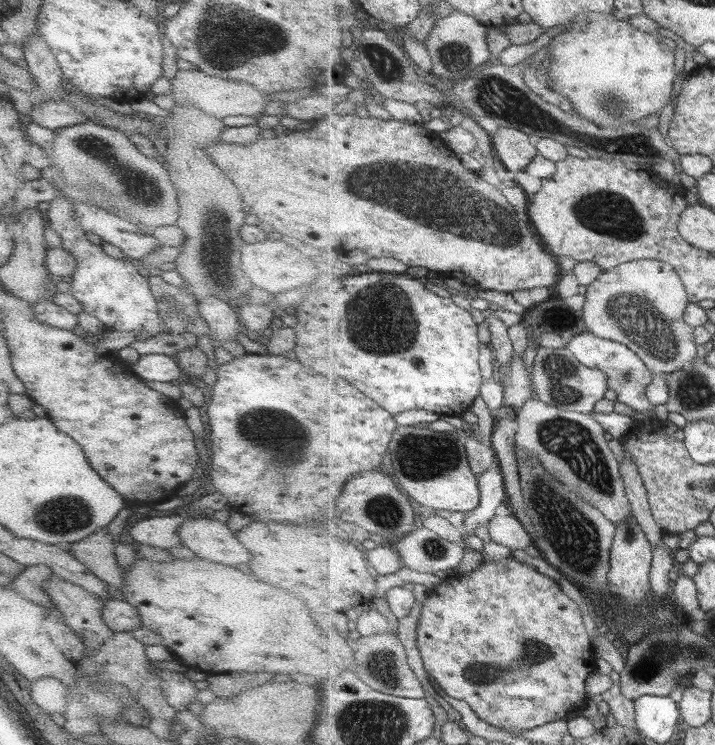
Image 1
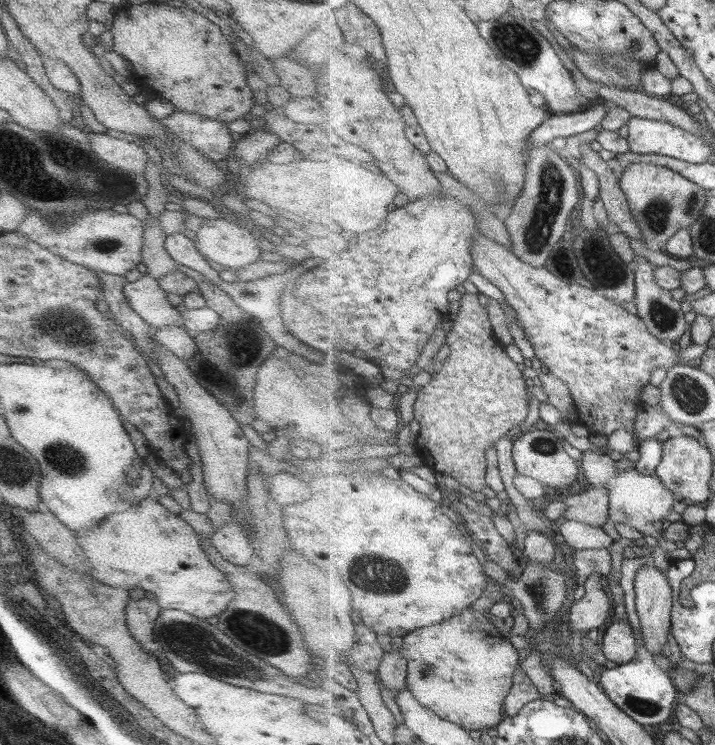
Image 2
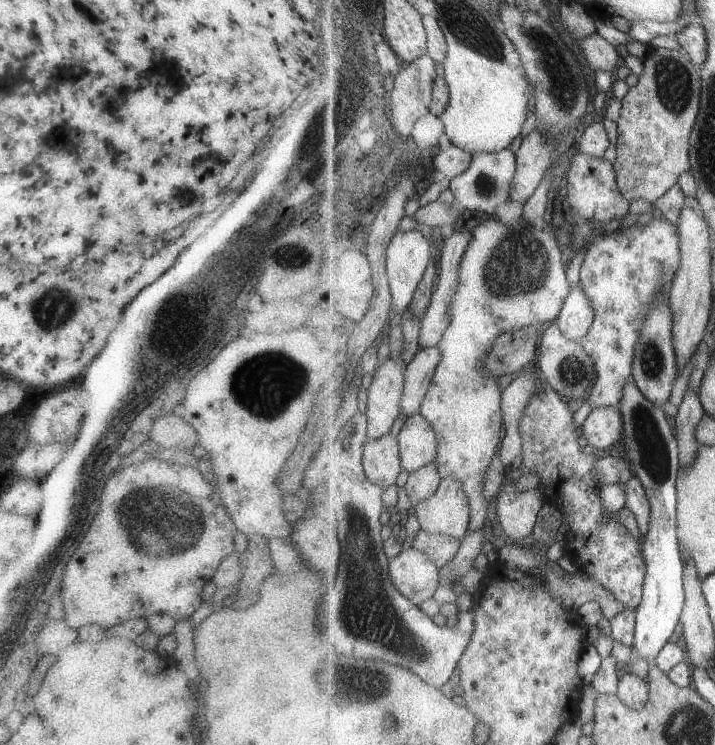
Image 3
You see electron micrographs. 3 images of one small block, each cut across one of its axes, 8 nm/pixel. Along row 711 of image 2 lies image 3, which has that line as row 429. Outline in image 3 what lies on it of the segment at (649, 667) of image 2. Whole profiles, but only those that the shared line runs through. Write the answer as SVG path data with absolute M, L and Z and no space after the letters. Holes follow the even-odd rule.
M633 378L627 380L623 386L623 398L617 403L616 408L621 412L623 418L623 444L627 451L628 460L633 466L633 472L643 482L649 502L651 504L651 522L649 522L649 532L643 537L643 556L647 564L647 578L645 578L644 597L636 610L635 642L634 647L638 656L646 658L649 664L653 664L661 654L661 650L669 643L673 642L681 627L681 615L686 603L684 586L684 562L680 554L681 542L679 539L679 522L677 520L677 476L679 476L680 465L680 443L676 435L675 426L670 423L670 419L662 407L653 404L636 385Z

